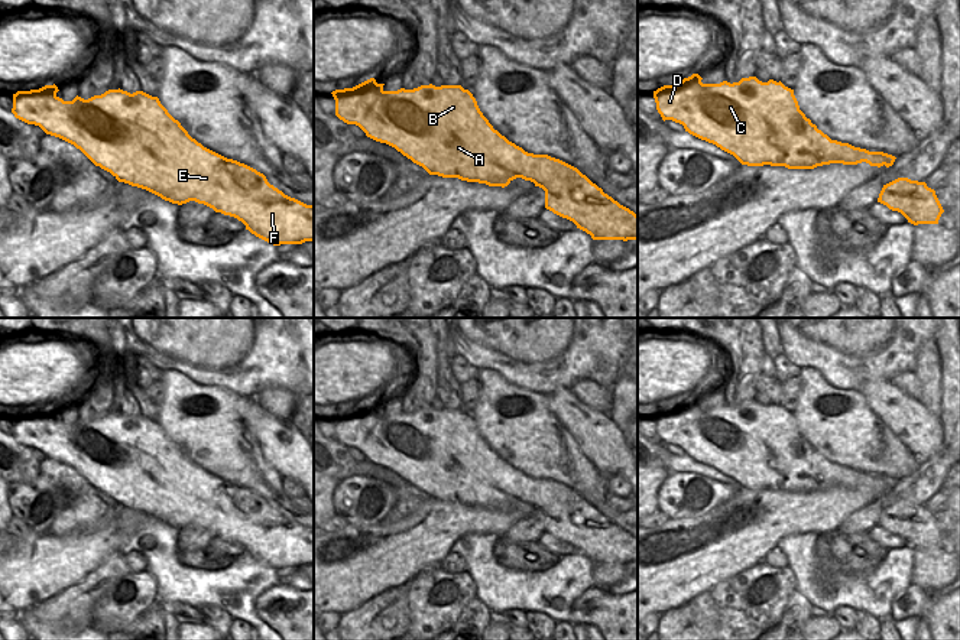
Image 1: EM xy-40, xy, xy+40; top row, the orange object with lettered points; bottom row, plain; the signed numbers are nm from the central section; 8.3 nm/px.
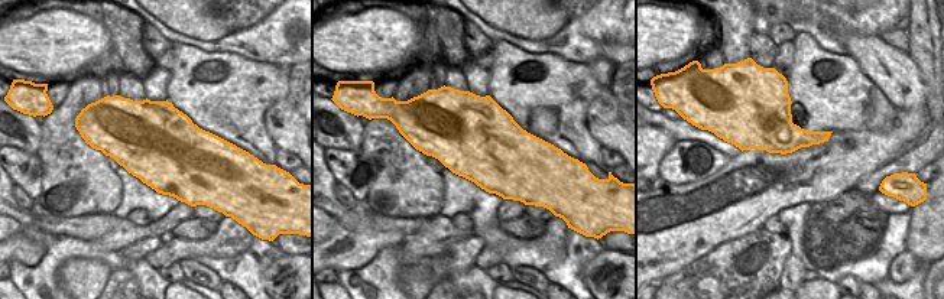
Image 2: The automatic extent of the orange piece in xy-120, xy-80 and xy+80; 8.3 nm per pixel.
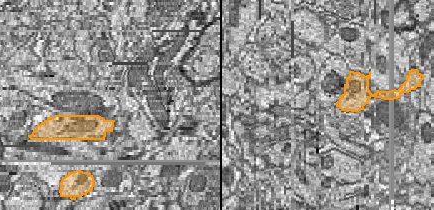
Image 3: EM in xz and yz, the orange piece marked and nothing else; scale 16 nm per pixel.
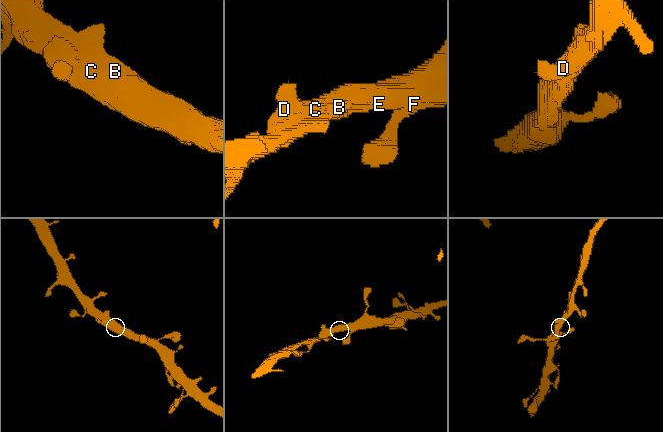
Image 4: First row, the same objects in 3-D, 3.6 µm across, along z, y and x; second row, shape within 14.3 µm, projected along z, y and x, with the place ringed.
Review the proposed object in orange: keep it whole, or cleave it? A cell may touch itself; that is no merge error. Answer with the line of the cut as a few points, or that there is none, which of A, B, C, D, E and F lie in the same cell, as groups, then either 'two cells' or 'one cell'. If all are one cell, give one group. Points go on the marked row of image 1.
cut none; groups A B C D E F; one cell

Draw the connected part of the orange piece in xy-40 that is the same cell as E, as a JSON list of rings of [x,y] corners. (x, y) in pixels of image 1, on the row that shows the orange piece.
[[[55,84],[39,90],[17,91],[13,94],[12,113],[27,124],[39,126],[46,134],[74,144],[95,166],[110,172],[119,182],[146,189],[172,204],[182,205],[189,201],[204,204],[215,212],[237,218],[246,230],[273,246],[314,241],[314,205],[285,195],[256,169],[204,147],[168,113],[158,97],[143,91],[130,94],[119,88],[88,100],[77,95],[72,101],[64,101],[56,95],[58,91]]]

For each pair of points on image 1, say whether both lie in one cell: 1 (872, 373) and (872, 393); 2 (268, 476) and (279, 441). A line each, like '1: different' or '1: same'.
1: different
2: different

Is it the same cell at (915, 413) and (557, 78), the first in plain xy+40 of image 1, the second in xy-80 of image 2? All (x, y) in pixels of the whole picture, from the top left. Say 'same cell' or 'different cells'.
different cells

